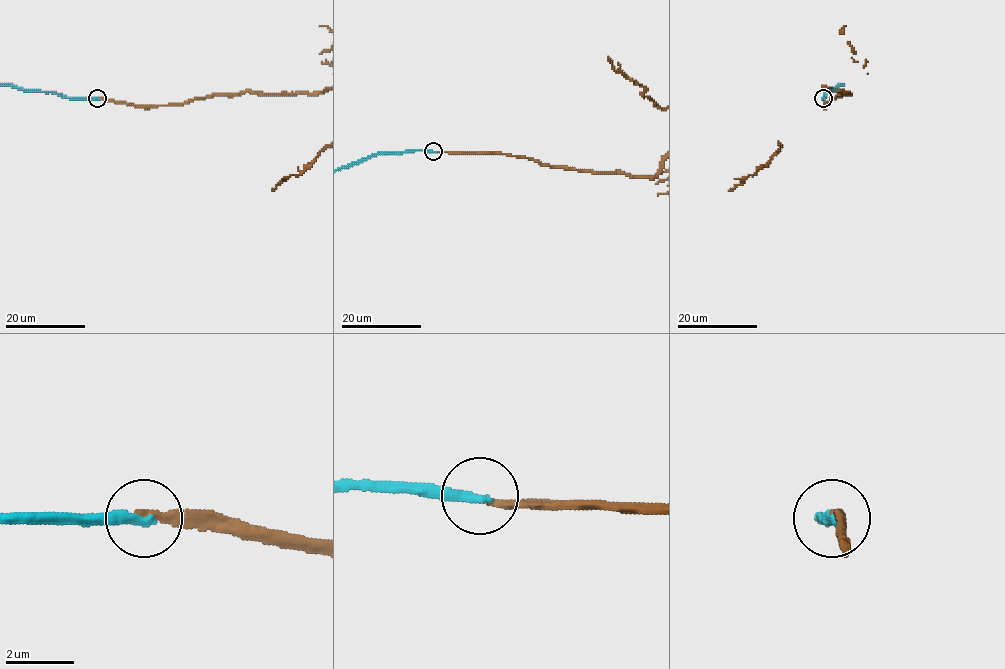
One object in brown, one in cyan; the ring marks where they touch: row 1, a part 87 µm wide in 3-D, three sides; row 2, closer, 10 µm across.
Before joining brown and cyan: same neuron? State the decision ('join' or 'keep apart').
join

